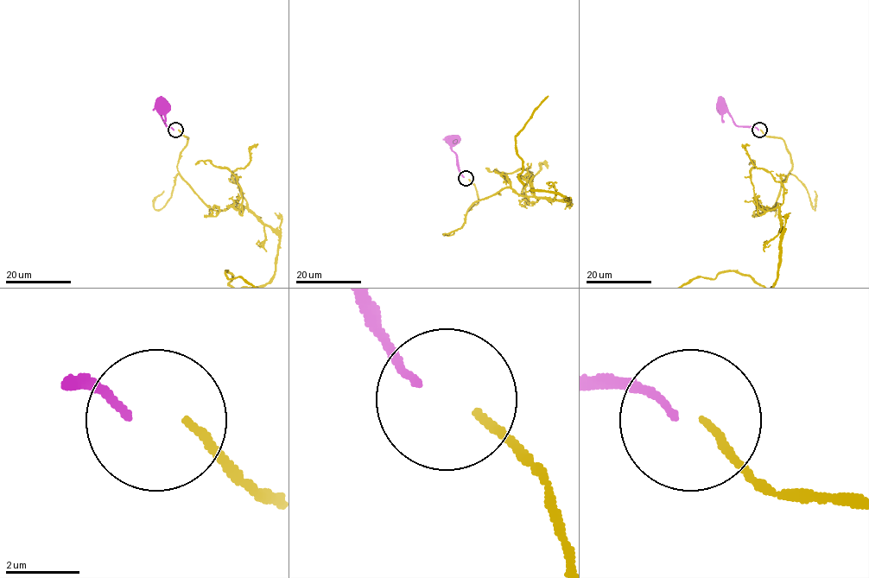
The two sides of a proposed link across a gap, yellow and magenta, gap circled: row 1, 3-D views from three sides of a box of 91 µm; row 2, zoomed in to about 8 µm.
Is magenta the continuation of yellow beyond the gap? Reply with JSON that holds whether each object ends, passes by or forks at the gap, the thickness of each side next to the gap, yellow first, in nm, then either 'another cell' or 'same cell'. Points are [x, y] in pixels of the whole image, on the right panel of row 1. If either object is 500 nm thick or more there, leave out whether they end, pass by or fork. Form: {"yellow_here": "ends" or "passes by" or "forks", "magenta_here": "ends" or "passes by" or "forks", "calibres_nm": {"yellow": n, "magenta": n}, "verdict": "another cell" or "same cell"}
{"yellow_here": "ends", "magenta_here": "ends", "calibres_nm": {"yellow": 220, "magenta": 200}, "verdict": "another cell"}

